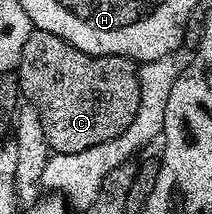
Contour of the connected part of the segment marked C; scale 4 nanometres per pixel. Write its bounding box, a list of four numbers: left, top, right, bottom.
[17,29,141,154]

